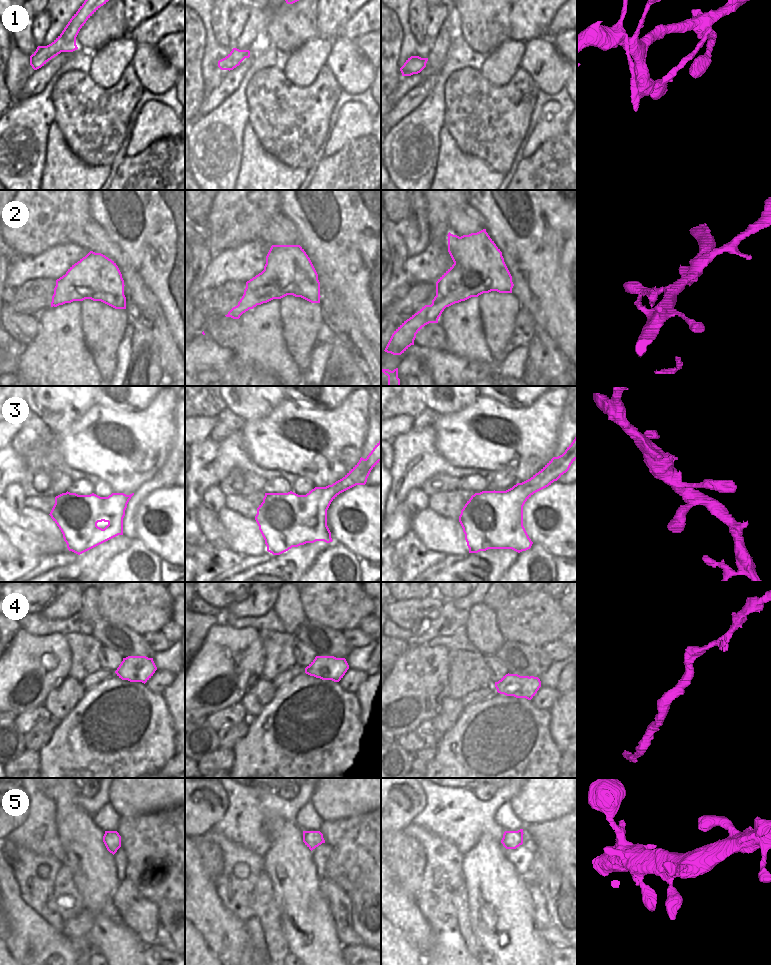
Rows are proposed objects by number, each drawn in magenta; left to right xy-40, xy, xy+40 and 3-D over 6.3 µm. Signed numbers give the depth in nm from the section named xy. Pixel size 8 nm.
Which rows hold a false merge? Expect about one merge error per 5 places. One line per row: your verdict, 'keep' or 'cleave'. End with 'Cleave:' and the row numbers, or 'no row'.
1: keep
2: cleave
3: keep
4: keep
5: keep
Cleave: 2

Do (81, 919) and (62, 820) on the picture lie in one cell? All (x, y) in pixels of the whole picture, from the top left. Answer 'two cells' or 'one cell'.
two cells

